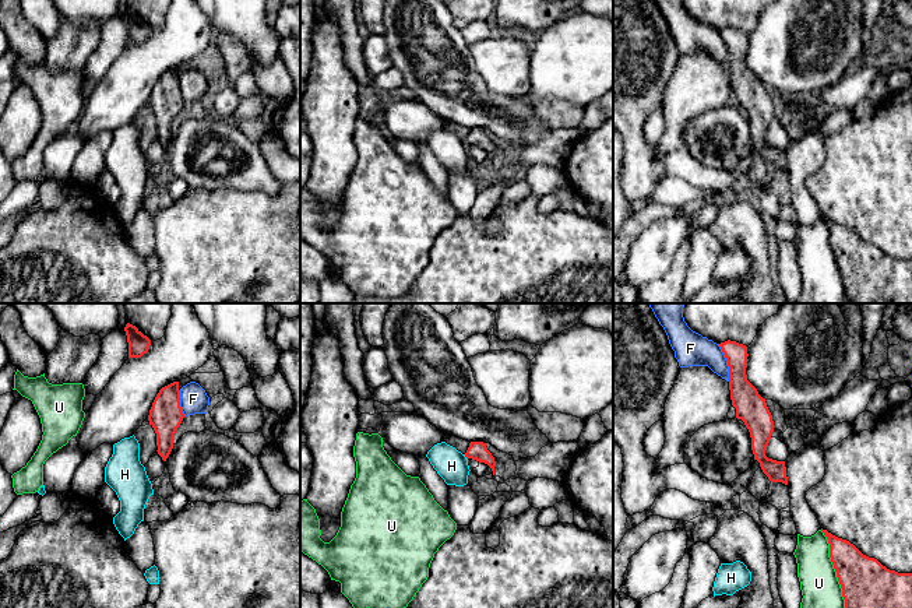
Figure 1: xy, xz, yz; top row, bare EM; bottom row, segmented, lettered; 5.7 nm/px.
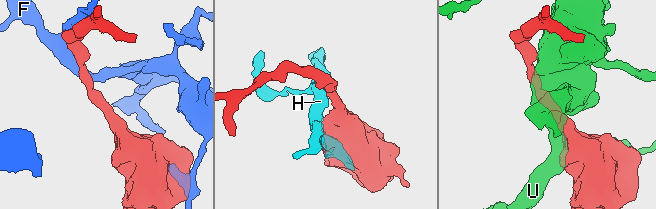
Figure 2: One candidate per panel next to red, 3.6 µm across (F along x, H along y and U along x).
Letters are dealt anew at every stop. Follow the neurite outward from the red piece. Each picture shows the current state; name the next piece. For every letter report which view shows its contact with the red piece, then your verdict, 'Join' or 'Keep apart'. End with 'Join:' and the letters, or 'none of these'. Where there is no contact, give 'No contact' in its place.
F: Touches red in yz. Keep apart
H: Touches red in xz. Keep apart
U: Touches red in yz. Keep apart
Join: none of these

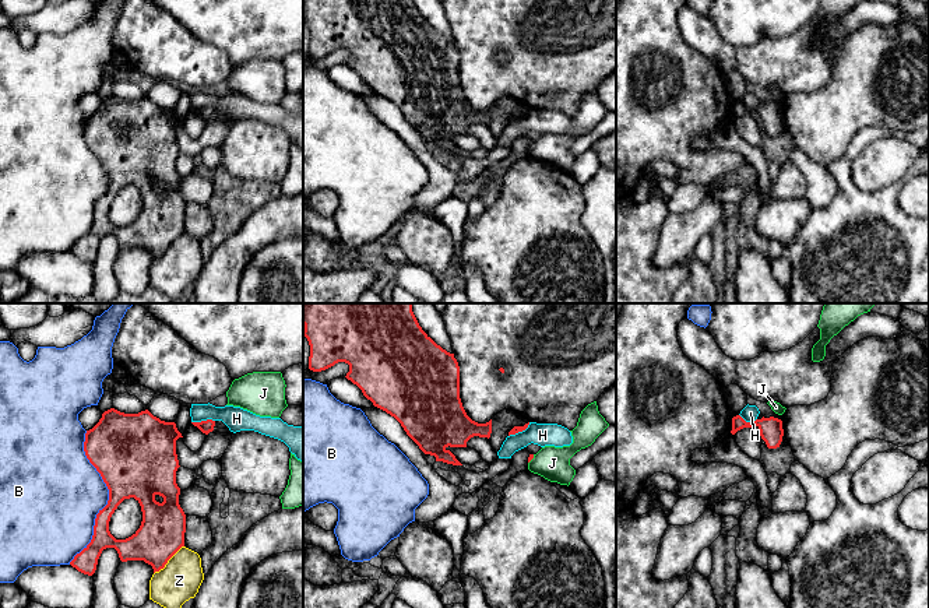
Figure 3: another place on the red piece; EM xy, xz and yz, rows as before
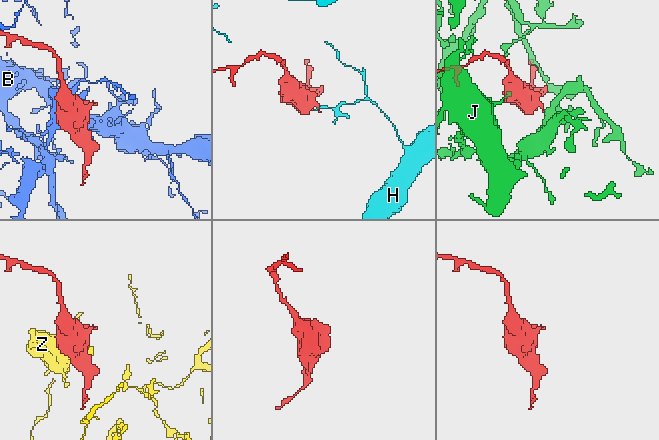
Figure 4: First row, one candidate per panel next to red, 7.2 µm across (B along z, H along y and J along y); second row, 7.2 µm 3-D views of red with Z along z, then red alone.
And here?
B: Touches red in xy. Keep apart
H: Touches red in xy. Keep apart
J: Touches red in xz. Keep apart
Z: Touches red in xy. Keep apart
Join: none of these

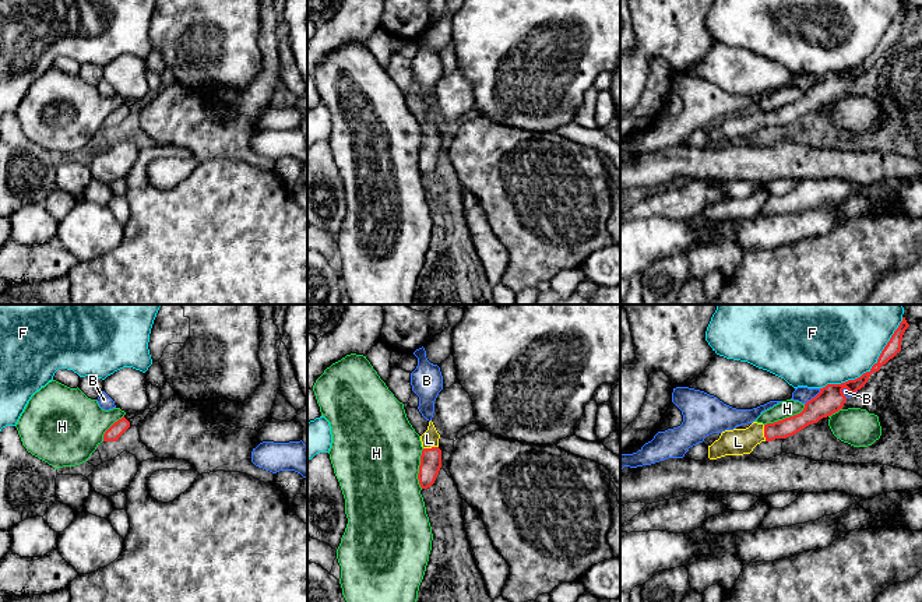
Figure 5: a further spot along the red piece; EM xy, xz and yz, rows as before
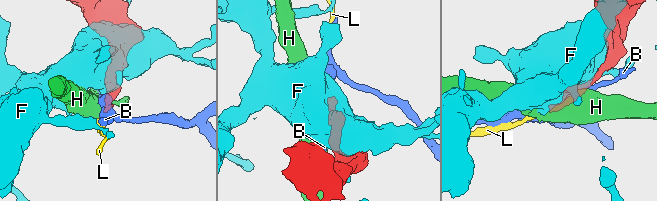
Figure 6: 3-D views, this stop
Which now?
B: Touches red in yz. Keep apart
F: Touches red in yz. Keep apart
H: Touches red in yz. Keep apart
L: Touches red in yz. Join
Join: L

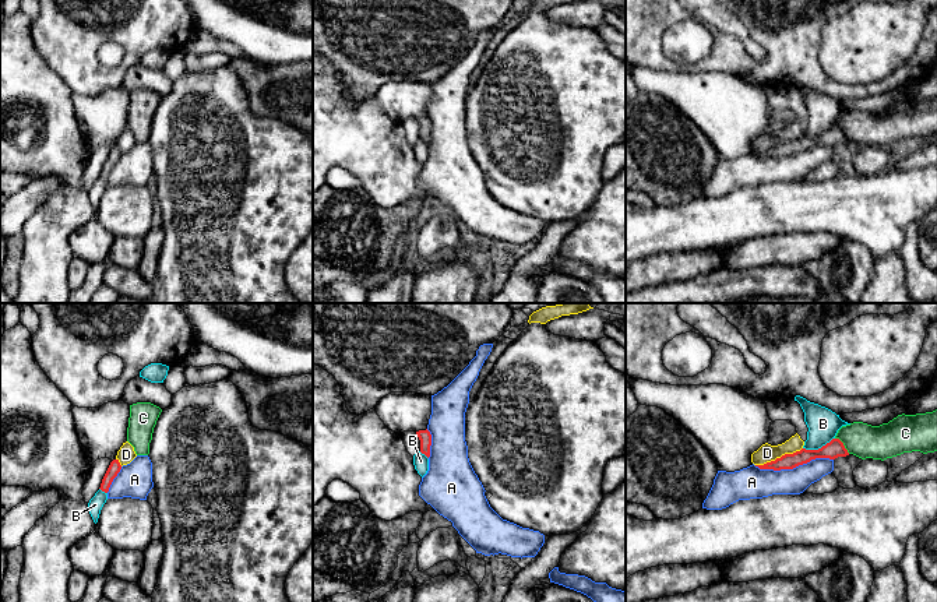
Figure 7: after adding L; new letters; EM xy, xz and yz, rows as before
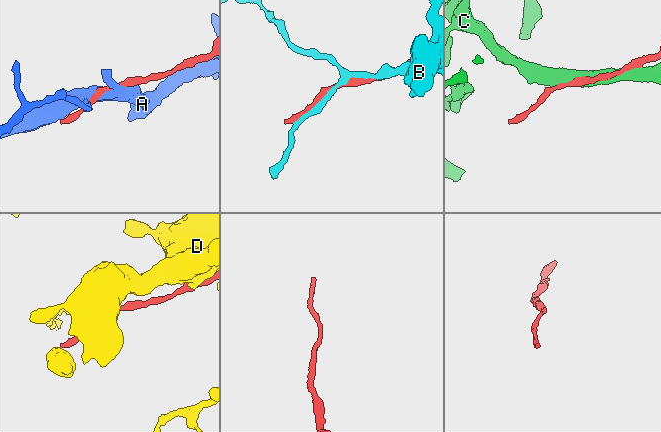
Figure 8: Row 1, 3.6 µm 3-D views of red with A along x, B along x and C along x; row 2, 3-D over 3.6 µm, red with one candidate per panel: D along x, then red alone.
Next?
A: Touches red in yz. Keep apart
B: Touches red in yz. Keep apart
C: Touches red in yz. Keep apart
D: Touches red in yz. Keep apart
Join: none of these

